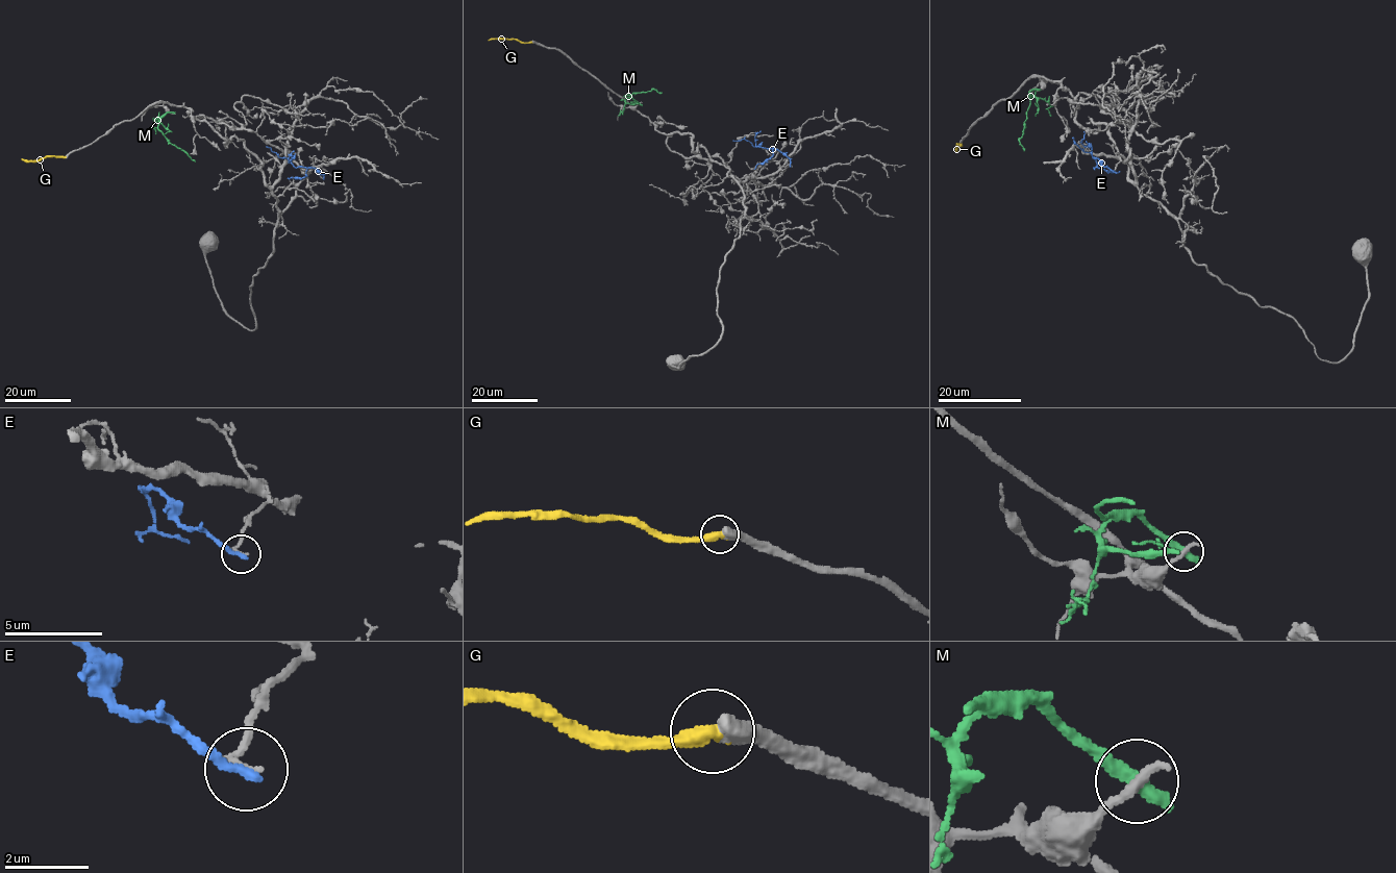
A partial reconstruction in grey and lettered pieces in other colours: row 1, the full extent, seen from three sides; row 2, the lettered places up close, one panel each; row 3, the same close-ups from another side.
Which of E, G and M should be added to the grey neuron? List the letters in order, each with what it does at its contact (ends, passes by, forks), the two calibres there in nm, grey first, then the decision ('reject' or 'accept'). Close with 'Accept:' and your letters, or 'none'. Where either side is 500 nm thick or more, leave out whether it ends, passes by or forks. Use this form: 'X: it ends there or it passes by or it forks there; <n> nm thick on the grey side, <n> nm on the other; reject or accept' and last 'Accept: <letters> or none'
E: it ends there; 170 nm thick on the grey side, 240 nm on the other; reject
G: 550 nm thick on the grey side, 380 nm on the other; accept
M: it ends there; 280 nm thick on the grey side, 480 nm on the other; reject
Accept: G

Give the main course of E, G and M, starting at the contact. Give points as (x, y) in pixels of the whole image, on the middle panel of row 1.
E: (790, 166), (789, 158), (778, 150), (754, 147), (744, 139), (732, 141)
G: (531, 42), (488, 40)
M: (640, 103), (624, 96), (652, 90), (662, 93)

